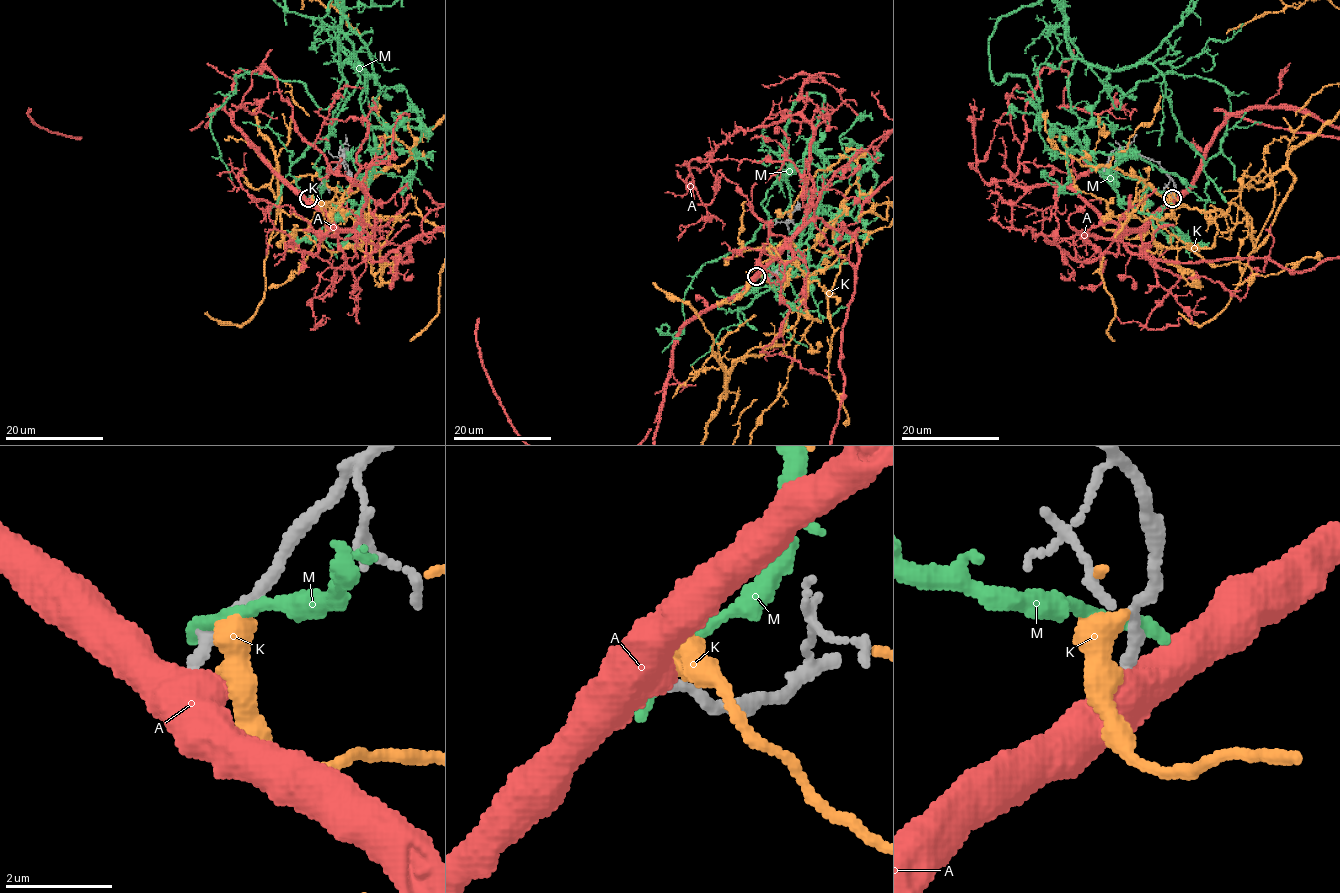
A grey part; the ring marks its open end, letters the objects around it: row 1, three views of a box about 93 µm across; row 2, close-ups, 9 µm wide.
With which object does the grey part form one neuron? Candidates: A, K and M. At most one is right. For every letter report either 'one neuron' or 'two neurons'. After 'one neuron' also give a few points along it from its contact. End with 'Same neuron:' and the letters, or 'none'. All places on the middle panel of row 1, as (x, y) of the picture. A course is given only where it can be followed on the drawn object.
A: two neurons
K: two neurons
M: two neurons
Same neuron: none

